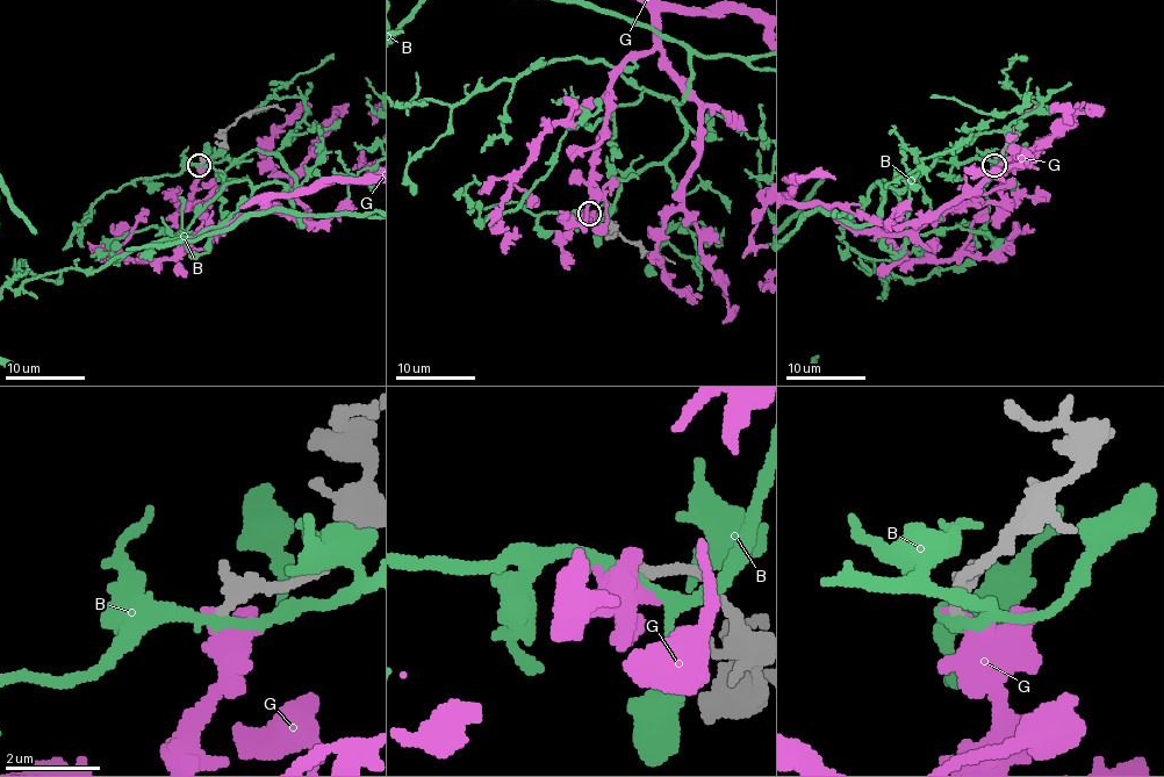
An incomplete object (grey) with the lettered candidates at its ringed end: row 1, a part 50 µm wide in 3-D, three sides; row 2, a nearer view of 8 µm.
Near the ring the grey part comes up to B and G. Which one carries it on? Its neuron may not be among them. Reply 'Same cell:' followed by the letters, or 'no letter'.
Same cell: no letter

